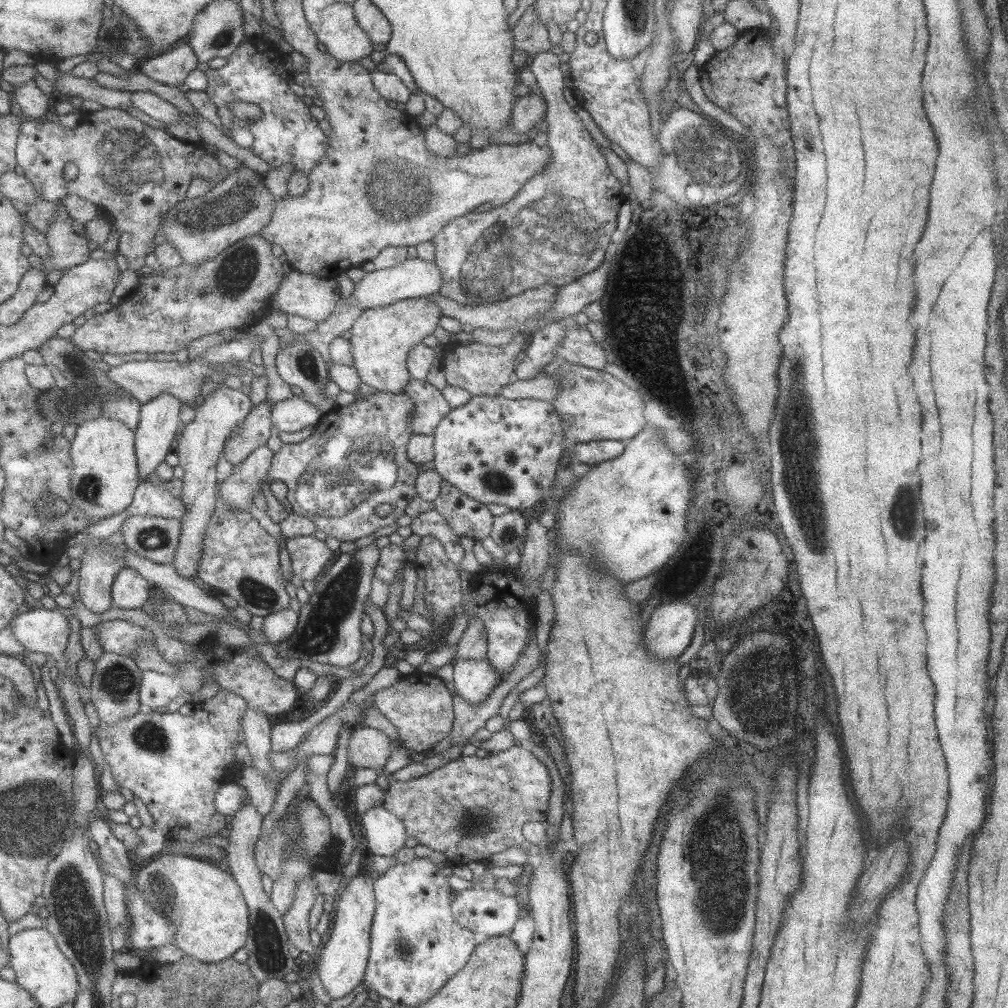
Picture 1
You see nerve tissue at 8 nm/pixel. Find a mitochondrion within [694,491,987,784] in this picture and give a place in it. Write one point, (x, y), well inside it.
(759, 696)

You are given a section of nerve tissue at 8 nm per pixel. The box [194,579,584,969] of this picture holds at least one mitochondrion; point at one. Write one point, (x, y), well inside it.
(266, 934)

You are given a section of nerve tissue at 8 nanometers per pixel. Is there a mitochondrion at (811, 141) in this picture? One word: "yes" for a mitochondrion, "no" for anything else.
yes

